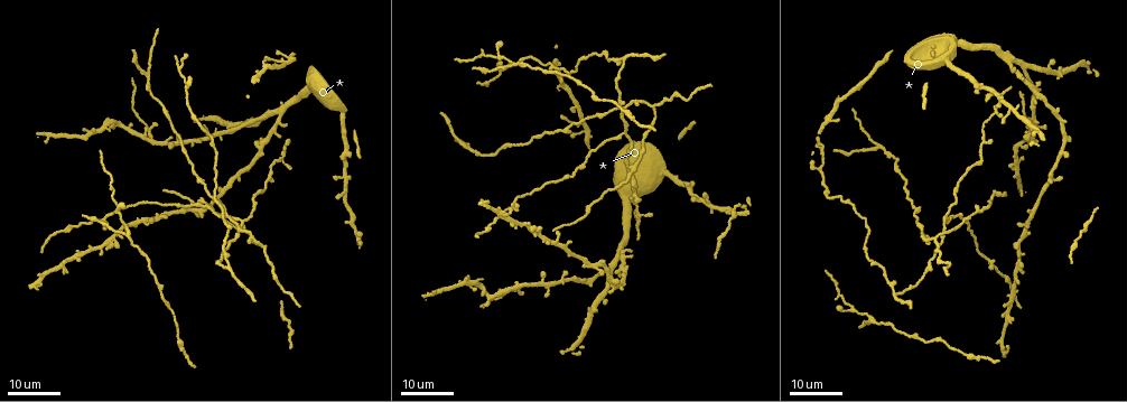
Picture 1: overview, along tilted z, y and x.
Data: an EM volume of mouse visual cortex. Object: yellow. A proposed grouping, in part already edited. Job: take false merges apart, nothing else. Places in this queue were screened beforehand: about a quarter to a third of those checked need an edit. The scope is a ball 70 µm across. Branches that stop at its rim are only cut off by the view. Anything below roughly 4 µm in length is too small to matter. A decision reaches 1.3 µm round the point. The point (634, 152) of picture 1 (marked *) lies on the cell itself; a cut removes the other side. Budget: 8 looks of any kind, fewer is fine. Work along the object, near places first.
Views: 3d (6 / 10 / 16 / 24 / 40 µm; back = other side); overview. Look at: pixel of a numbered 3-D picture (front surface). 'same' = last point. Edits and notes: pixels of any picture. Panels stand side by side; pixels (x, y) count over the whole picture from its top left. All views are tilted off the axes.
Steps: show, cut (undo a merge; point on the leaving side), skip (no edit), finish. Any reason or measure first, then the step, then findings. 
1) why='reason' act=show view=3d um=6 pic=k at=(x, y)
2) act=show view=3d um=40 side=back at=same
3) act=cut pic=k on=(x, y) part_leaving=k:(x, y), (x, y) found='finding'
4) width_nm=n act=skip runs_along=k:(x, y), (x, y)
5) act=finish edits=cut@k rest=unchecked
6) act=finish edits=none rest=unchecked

why='three-way junction' act=show view=3d um=24 pic=1 at=(935, 237)

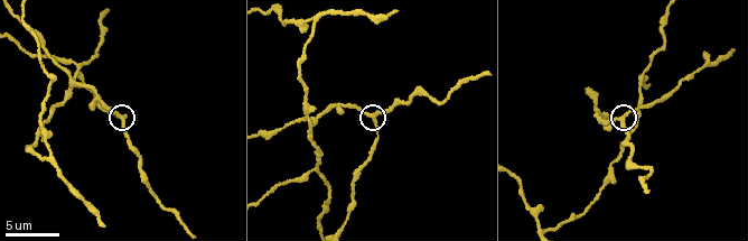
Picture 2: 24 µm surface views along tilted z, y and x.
act=show view=3d um=6 pic=2 at=(624, 119)

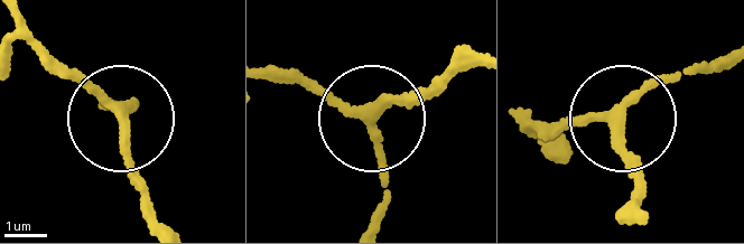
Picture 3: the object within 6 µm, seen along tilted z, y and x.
side_arm_um=15 act=skip found='all the same cell'

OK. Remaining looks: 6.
act=show view=3d um=6 pic=2 at=(77, 67)

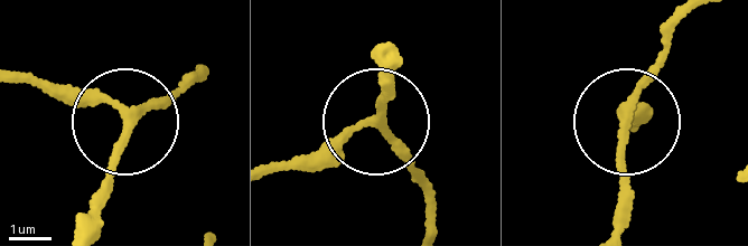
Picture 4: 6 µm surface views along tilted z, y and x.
side_arm_um=50 act=skip runs_along=4:(429, 220), (375, 121), (334, 134), (299, 163) found='continuous, no second cell'

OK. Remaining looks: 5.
why='calibre changes' act=show view=3d um=16 pic=1 at=(1001, 194)

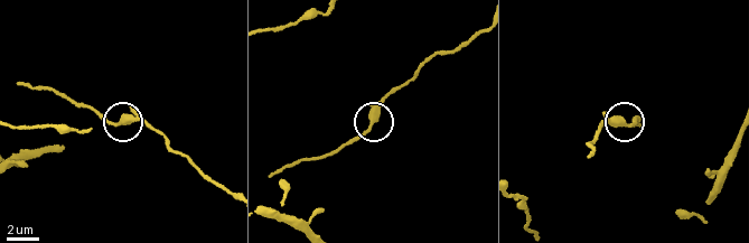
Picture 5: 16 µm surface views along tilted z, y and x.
why='zoom in' act=show view=3d um=10 pic=5 at=(115, 122)

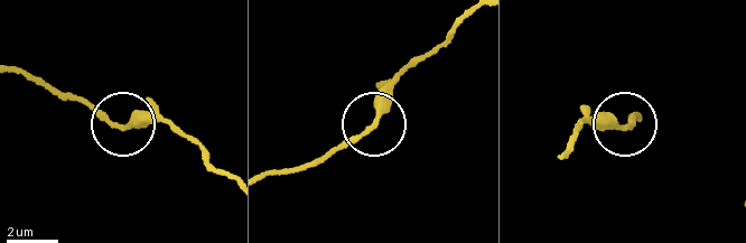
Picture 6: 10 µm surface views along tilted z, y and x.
width_nm=300 act=skip runs_along=6:(570, 150), (580, 121), (627, 123), (641, 112) found='continuous, no second cell'

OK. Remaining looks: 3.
why='a fork' act=show view=3d um=10 pic=2 at=(52, 157)

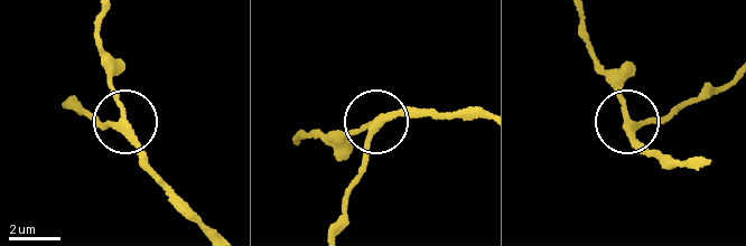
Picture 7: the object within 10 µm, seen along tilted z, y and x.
act=show view=3d um=10 side=back pic=7 at=(126, 121)

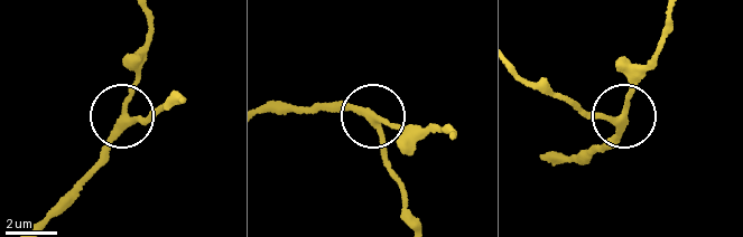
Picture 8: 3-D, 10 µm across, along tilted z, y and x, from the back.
side_arm_um=8 act=skip runs_along=8:(179, 96), (144, 117), (126, 120), (89, 169) found='continuous, no second cell'

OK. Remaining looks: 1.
act=finish edits=none rest=unchecked

